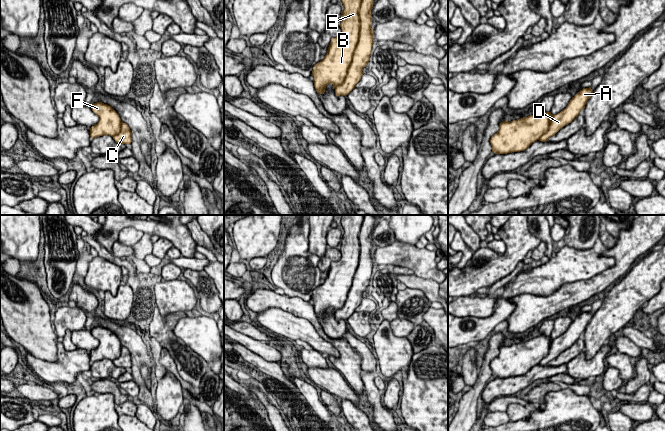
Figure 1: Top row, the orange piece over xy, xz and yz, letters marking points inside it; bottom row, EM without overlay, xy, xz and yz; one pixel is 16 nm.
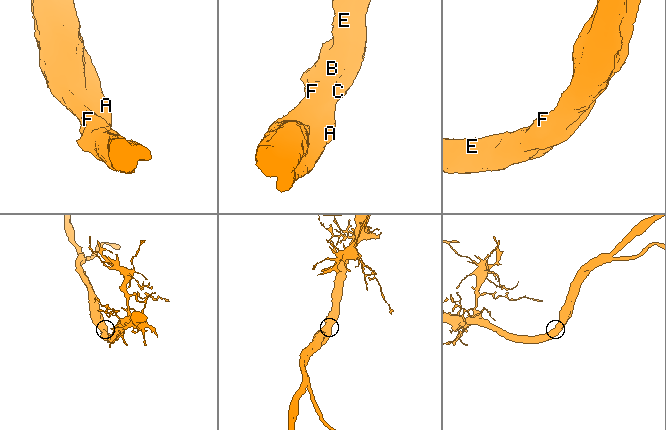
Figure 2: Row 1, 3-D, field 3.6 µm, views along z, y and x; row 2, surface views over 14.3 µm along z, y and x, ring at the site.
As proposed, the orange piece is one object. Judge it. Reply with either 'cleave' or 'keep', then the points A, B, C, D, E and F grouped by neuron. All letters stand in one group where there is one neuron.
keep; A B C D E F

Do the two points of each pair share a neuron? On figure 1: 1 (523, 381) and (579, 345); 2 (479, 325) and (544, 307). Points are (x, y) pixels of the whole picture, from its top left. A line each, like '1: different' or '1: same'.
1: same
2: different

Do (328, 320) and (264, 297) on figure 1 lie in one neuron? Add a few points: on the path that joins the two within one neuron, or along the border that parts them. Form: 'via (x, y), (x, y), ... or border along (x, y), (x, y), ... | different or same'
border along (317, 318), (323, 331), (330, 338) | different

